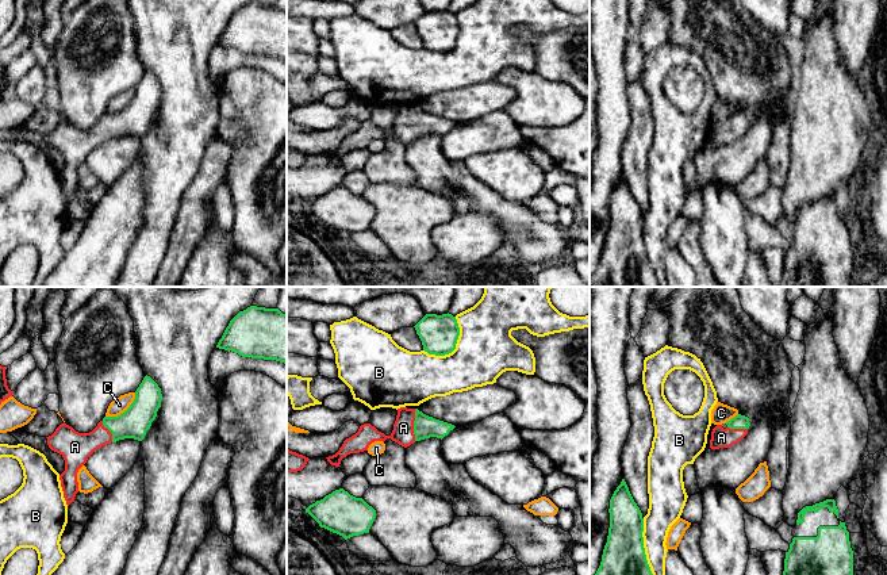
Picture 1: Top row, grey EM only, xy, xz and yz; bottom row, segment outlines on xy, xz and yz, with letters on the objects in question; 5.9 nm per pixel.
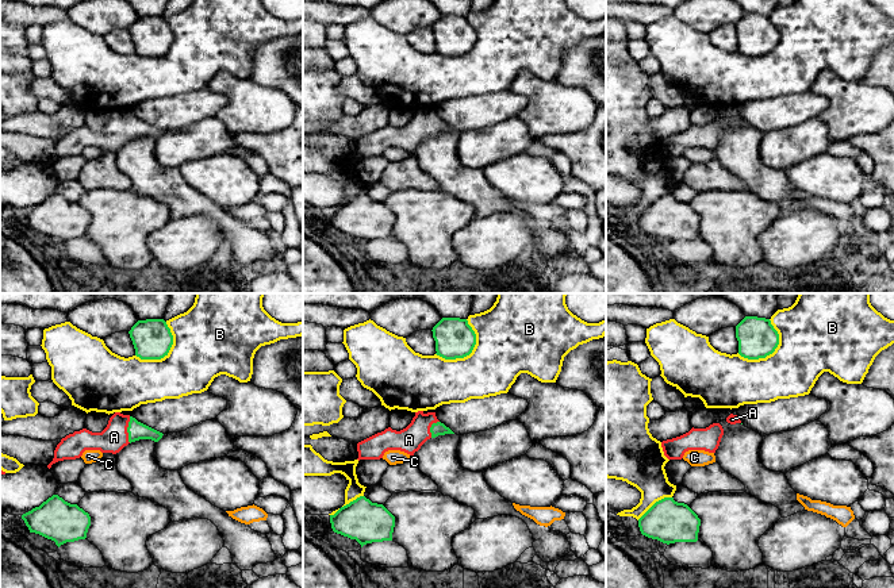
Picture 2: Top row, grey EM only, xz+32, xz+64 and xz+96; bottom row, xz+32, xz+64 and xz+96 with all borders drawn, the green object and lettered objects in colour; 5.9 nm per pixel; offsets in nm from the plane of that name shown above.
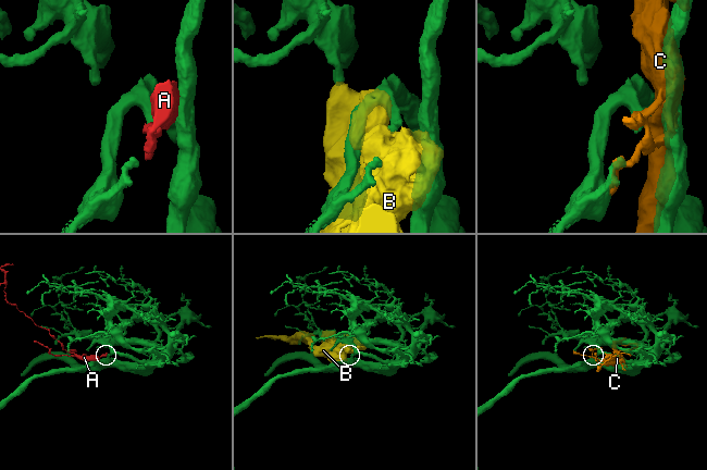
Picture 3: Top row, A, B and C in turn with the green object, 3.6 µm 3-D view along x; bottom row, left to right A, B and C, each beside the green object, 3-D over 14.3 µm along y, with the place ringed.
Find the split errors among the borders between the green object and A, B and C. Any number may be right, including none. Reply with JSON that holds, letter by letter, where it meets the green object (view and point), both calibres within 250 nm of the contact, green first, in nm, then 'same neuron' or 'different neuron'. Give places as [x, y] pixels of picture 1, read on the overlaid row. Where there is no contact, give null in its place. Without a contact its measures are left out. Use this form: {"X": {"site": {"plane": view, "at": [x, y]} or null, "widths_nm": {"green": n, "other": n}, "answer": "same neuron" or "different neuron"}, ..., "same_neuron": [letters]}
{"A": {"site": {"plane": "xz", "at": [414, 425]}, "widths_nm": {"green": 140, "other": 130}, "answer": "same neuron"}, "B": {"site": {"plane": "xz", "at": [454, 348]}, "widths_nm": {"green": 220, "other": 340}, "answer": "different neuron"}, "C": {"site": {"plane": "xy", "at": [125, 411]}, "widths_nm": {"green": 180, "other": 90}, "answer": "different neuron"}, "same_neuron": ["A"]}

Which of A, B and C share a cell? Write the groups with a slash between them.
A / B / C

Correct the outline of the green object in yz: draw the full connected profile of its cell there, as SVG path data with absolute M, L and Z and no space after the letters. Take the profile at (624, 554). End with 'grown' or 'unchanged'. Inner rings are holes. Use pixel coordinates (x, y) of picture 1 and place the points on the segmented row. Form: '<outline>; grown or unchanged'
M622 479L610 499L610 528L595 575L653 575L644 548L644 518Z; unchanged

